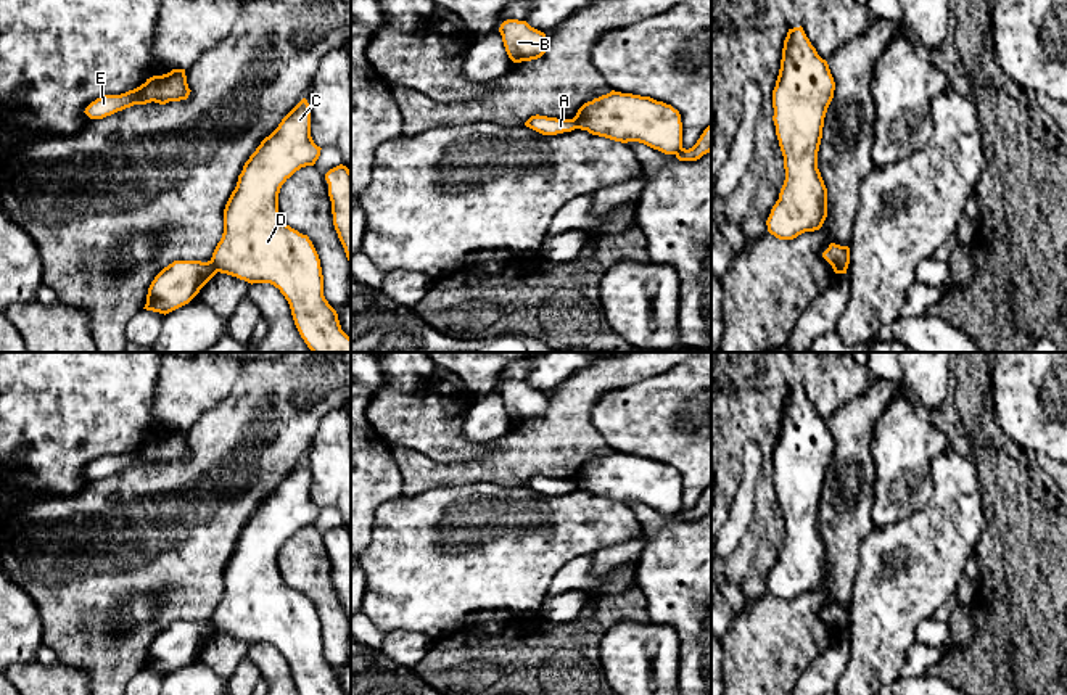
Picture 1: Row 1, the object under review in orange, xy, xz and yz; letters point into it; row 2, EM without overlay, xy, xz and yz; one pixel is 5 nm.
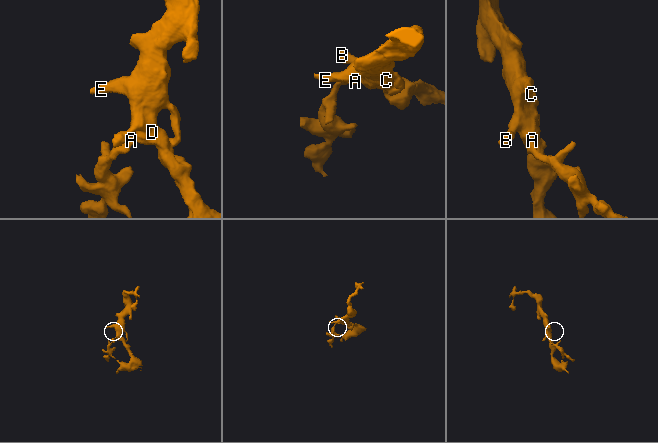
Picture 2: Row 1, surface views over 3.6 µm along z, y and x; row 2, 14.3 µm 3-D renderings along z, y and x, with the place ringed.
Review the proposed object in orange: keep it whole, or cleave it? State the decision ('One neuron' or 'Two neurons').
One neuron

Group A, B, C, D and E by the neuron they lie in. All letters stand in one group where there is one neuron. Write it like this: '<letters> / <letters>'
A B C D E

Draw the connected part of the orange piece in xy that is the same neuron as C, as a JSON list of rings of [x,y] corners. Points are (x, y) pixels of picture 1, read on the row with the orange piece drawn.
[[[303,98],[278,124],[278,127],[266,137],[256,151],[245,162],[235,190],[232,191],[224,209],[224,233],[217,243],[212,257],[201,261],[174,261],[164,267],[151,282],[143,309],[169,314],[188,304],[200,290],[217,273],[227,273],[248,283],[270,283],[280,290],[290,304],[295,325],[312,352],[351,352],[351,338],[341,330],[336,310],[323,296],[323,275],[319,254],[307,235],[291,228],[278,212],[278,193],[282,185],[301,167],[314,166],[320,156],[311,137],[311,108]]]

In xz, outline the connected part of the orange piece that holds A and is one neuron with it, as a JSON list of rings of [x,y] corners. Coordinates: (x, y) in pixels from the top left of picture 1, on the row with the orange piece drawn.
[[[615,90],[584,103],[573,119],[536,114],[525,125],[542,135],[581,129],[621,143],[639,142],[665,154],[674,154],[679,161],[697,161],[711,151],[711,124],[697,143],[686,150],[678,109],[650,97]]]

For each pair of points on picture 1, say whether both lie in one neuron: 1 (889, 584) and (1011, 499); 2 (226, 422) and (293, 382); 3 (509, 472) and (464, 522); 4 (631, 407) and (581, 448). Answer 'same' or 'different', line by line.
1: different
2: same
3: different
4: different

